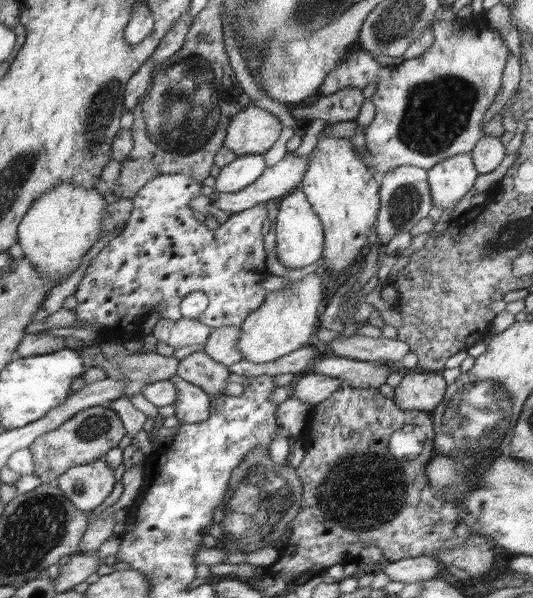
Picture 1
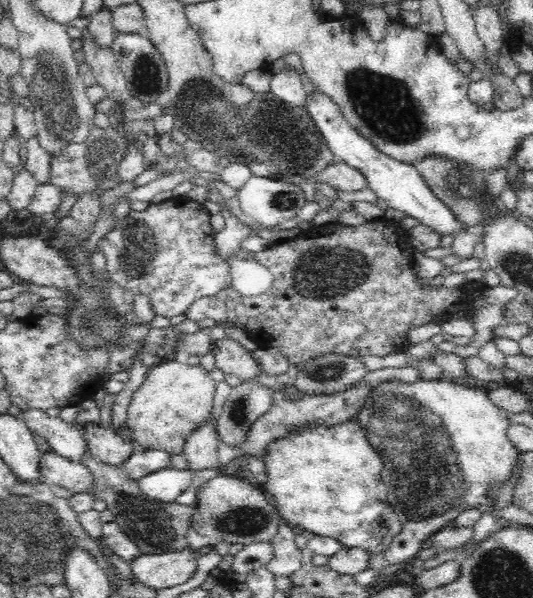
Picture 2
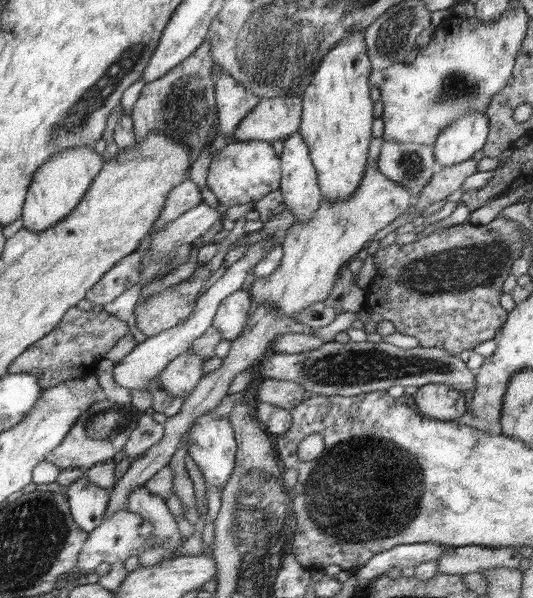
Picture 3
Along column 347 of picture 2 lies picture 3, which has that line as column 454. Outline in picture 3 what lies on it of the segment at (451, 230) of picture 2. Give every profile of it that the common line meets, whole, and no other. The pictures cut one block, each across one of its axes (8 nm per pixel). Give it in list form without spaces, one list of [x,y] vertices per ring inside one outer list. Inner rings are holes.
[[[468,112],[440,132],[433,146],[437,169],[464,163],[487,143],[490,130],[485,112]]]

